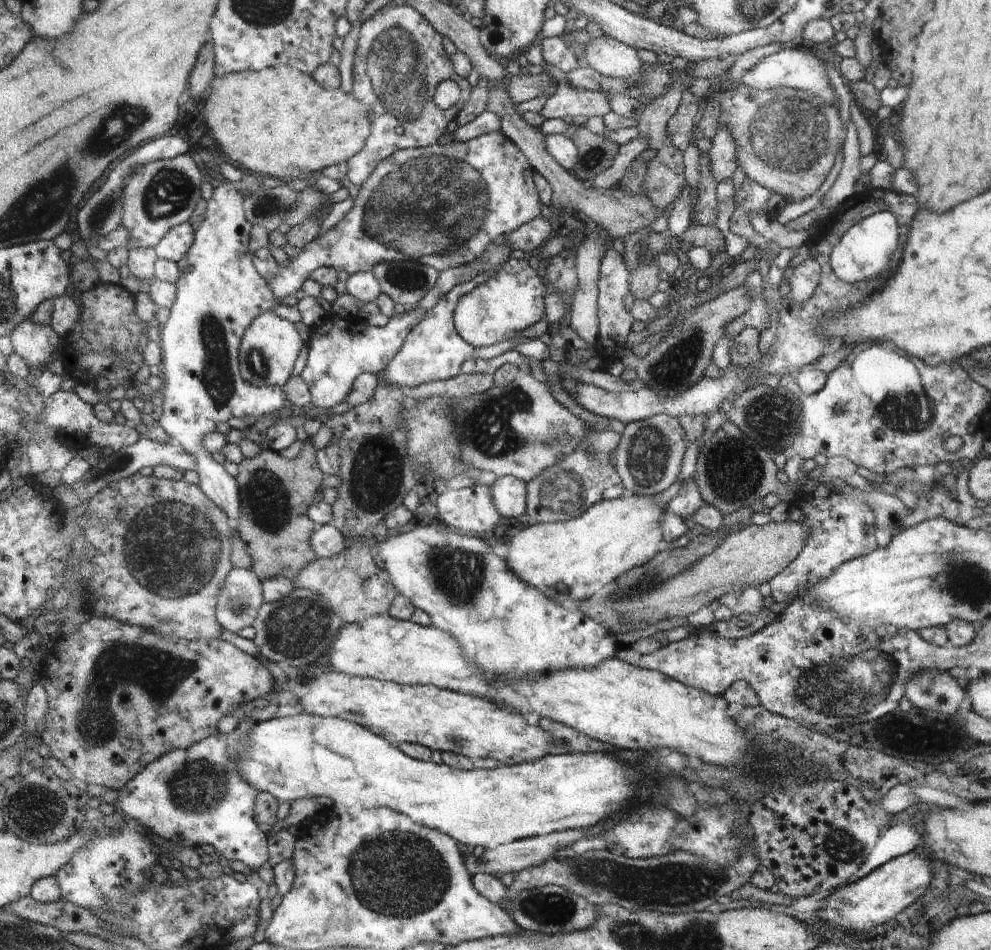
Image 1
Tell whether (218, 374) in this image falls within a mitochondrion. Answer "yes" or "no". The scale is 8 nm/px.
yes

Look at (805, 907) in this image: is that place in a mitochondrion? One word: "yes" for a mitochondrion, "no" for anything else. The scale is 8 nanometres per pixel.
no

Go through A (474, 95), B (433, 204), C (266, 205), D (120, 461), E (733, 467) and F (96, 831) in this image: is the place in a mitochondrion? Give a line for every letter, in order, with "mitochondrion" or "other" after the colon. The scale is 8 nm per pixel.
A: other
B: mitochondrion
C: mitochondrion
D: mitochondrion
E: mitochondrion
F: other

